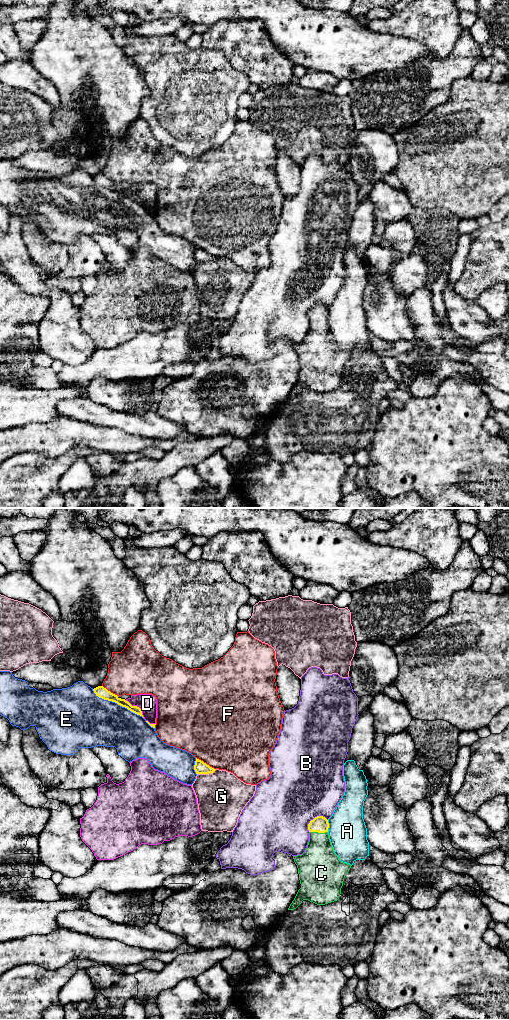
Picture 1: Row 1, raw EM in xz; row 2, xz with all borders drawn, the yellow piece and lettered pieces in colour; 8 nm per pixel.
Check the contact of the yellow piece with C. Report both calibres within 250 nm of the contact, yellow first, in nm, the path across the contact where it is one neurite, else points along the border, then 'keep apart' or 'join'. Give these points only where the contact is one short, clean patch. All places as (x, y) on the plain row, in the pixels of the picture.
130 nm thick on the yellow side, 300 nm on the other; join

